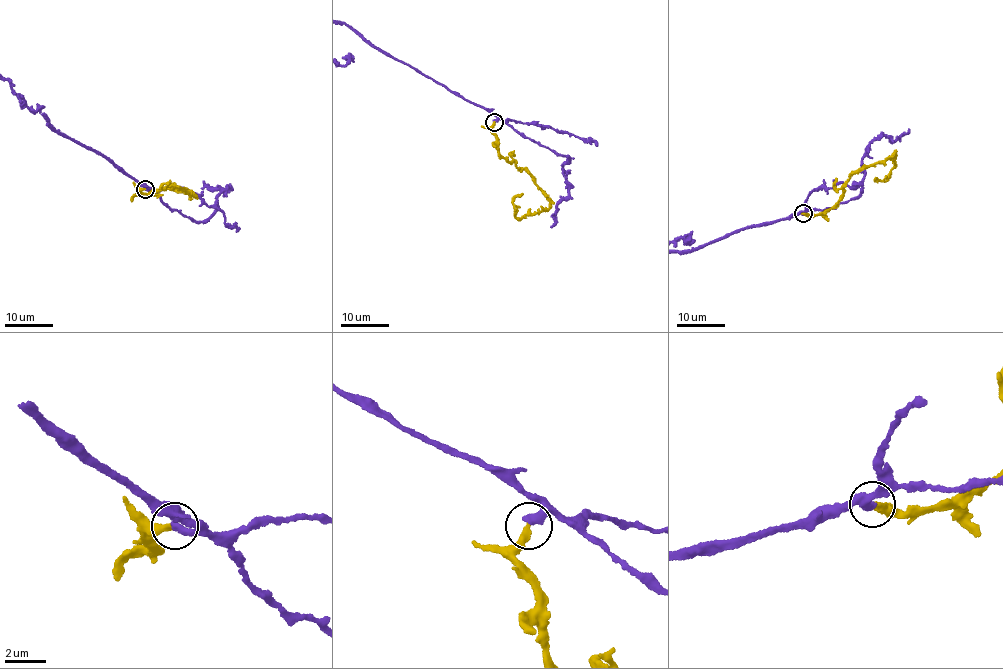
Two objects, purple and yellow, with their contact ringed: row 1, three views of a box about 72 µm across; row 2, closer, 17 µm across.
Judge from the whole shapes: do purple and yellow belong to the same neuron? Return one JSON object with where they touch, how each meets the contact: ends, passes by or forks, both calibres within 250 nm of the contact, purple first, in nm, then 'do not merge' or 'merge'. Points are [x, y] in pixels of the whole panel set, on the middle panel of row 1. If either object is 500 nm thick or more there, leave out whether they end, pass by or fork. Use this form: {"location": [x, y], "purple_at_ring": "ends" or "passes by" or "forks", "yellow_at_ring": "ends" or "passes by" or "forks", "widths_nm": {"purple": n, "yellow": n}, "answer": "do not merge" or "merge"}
{"location": [494, 122], "purple_at_ring": "ends", "yellow_at_ring": "ends", "widths_nm": {"purple": 400, "yellow": 280}, "answer": "merge"}

